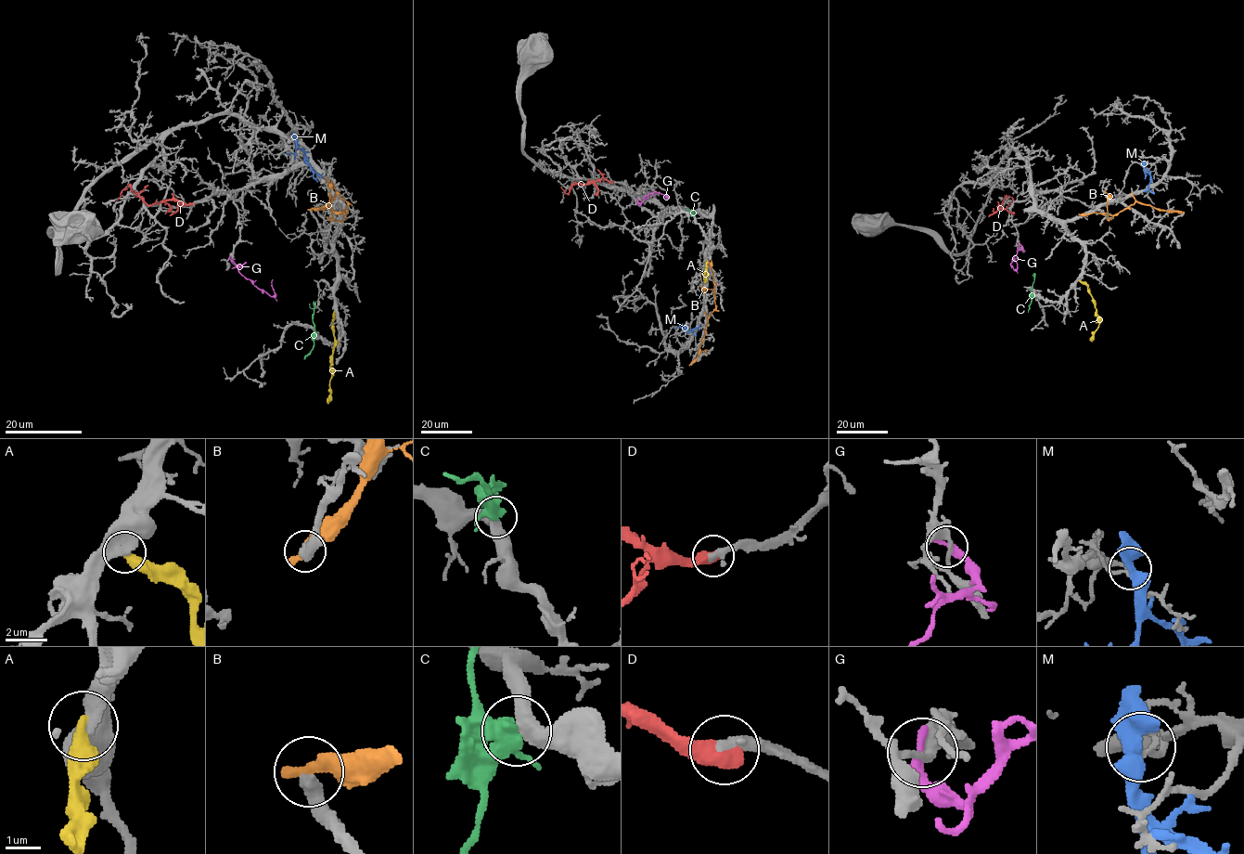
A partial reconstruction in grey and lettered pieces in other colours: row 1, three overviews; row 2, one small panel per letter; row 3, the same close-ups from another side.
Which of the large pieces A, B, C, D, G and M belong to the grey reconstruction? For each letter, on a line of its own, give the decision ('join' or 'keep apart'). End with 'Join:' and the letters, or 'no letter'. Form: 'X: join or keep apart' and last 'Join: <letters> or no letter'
A: keep apart
B: keep apart
C: keep apart
D: join
G: keep apart
M: keep apart
Join: D

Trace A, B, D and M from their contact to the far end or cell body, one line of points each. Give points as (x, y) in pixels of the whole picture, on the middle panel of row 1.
A: (707, 260), (704, 280), (702, 272)
B: (691, 364), (697, 356), (709, 317), (715, 308), (712, 291), (702, 290), (700, 285)
D: (612, 182), (603, 178), (573, 184), (565, 193), (560, 187)
M: (680, 325), (687, 331), (700, 324)

